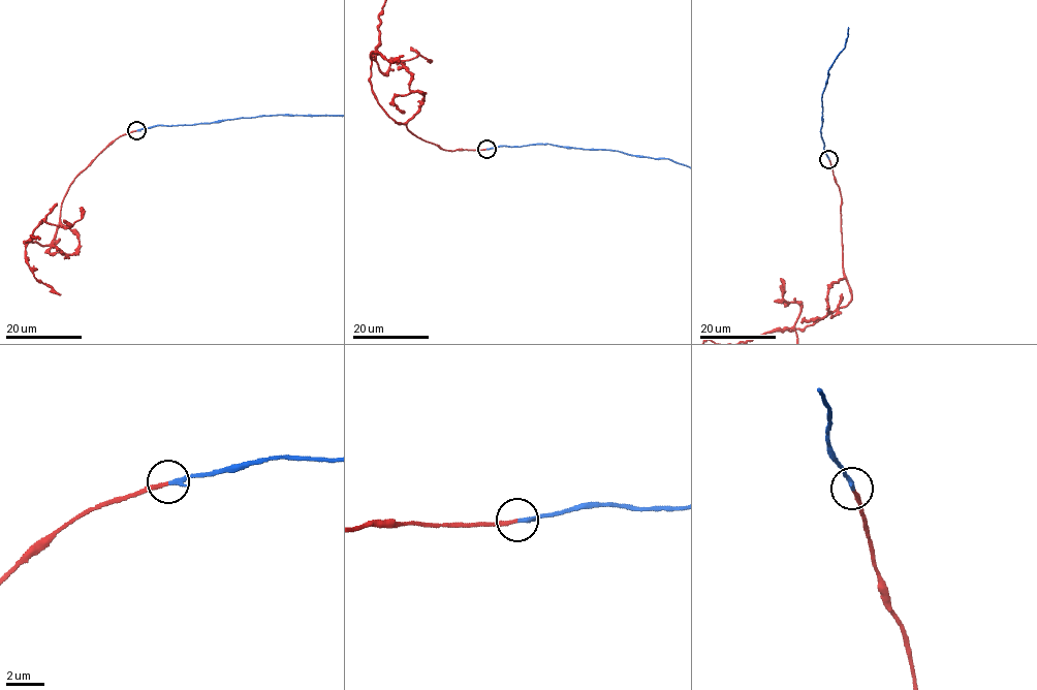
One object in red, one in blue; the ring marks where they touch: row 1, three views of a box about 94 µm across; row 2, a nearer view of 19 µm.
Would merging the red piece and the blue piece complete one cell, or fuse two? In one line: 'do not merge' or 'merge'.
merge

